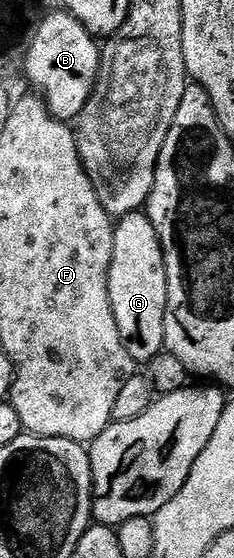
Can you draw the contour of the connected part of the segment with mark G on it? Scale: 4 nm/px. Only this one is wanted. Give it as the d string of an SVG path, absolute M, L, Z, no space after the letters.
M143 211L131 212L129 216L119 217L115 221L114 254L108 271L108 293L110 294L110 306L114 310L114 322L118 322L118 334L122 338L122 346L126 346L126 354L130 354L130 358L137 365L147 365L148 361L165 351L164 319L168 301L168 283L160 239L150 218Z

